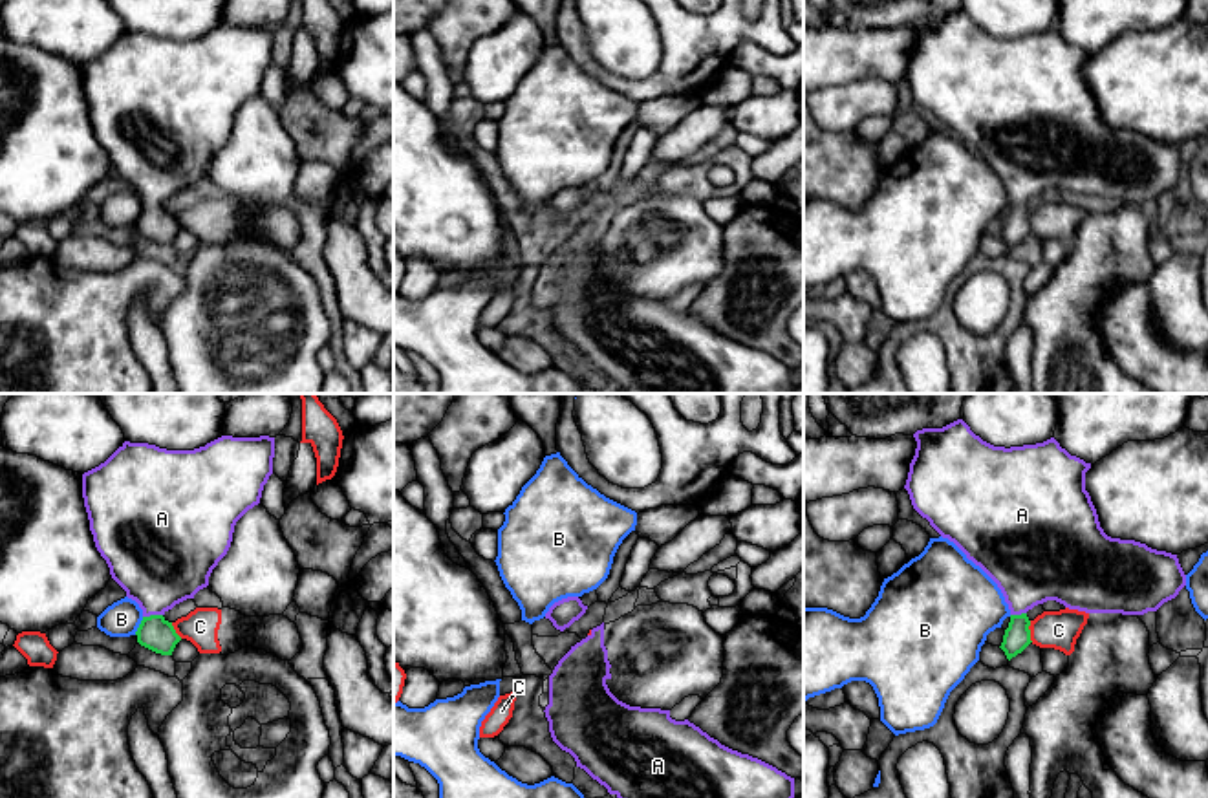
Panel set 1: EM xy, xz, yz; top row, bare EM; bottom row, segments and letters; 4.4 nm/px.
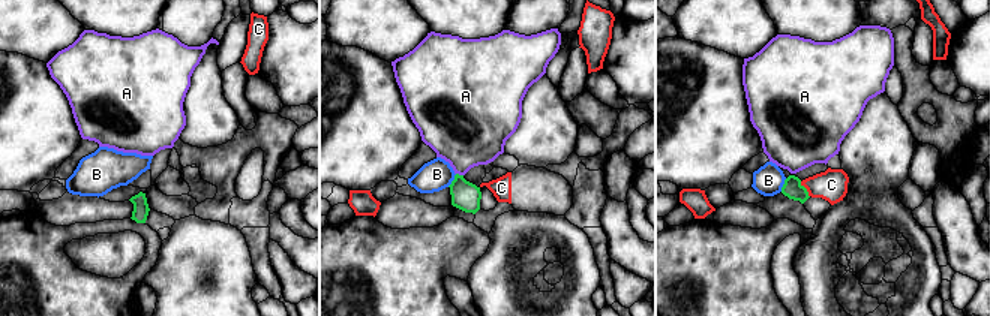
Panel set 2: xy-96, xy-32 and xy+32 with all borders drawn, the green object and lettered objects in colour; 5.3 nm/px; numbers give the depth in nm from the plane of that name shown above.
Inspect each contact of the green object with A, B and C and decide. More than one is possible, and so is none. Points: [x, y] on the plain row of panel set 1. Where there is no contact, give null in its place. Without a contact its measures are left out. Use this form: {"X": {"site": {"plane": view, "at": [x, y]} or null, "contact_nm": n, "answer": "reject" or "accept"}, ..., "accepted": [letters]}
{"A": {"site": {"plane": "xy", "at": [152, 205]}, "contact_nm": 90, "answer": "accept"}, "B": {"site": {"plane": "xy", "at": [140, 216]}, "contact_nm": 90, "answer": "reject"}, "C": {"site": {"plane": "yz", "at": [1029, 222]}, "contact_nm": 100, "answer": "reject"}, "accepted": ["A"]}

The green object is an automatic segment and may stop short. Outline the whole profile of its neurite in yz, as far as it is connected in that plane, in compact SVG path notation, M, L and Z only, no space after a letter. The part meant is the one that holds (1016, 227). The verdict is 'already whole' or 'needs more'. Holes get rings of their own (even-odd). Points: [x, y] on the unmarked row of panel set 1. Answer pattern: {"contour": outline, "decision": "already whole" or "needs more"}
{"contour": "M957 9L913 24L915 46L904 79L913 99L1001 179L1010 200L1001 240L1010 251L1030 231L1027 201L1047 190L1085 203L1144 205L1157 201L1186 176L1177 145L1135 130L1111 128L1085 81L1091 53L1071 46L1051 27L1023 37L994 37Z", "decision": "needs more"}

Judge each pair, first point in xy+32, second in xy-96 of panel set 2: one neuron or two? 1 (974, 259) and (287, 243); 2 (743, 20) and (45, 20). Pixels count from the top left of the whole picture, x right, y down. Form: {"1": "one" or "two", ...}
{"1": "one", "2": "one"}

